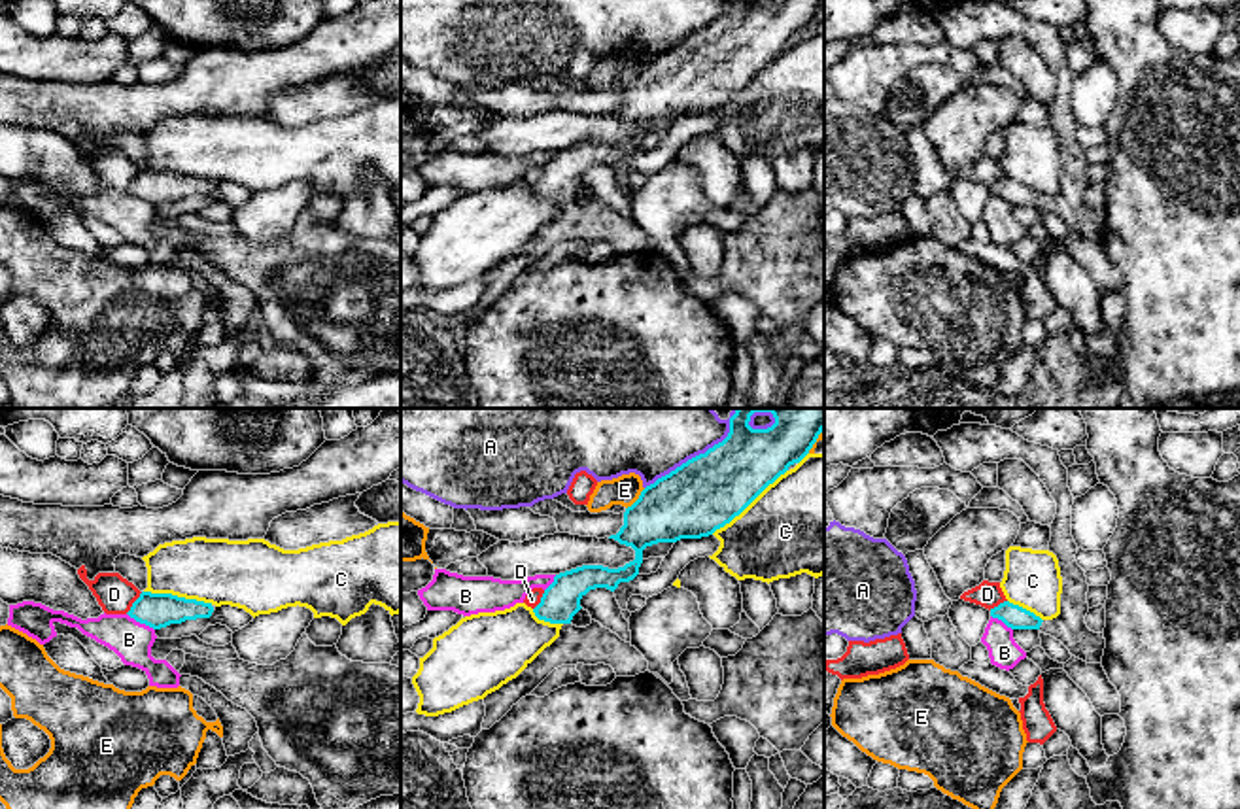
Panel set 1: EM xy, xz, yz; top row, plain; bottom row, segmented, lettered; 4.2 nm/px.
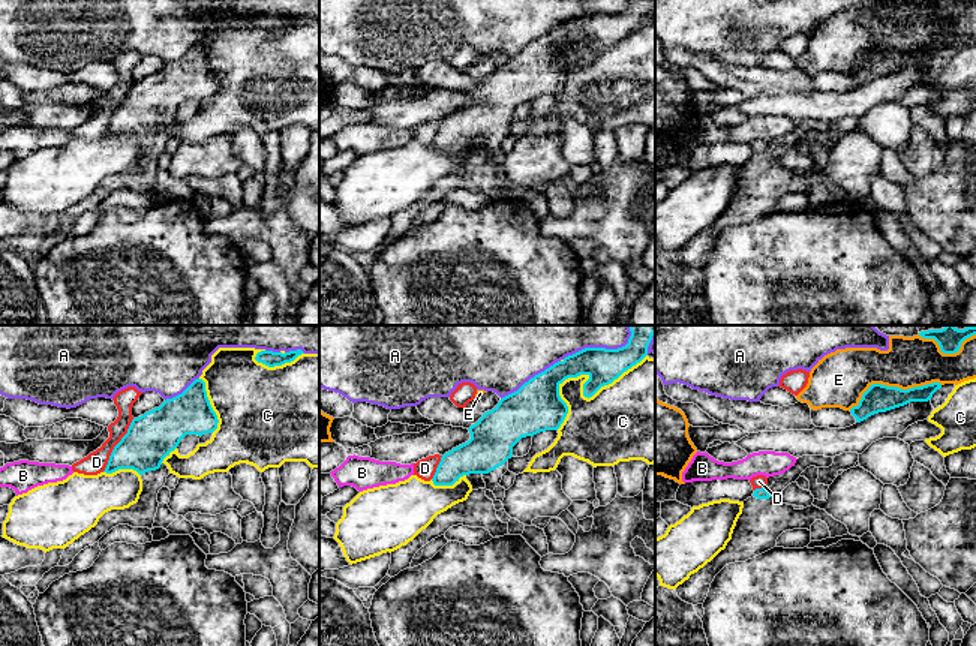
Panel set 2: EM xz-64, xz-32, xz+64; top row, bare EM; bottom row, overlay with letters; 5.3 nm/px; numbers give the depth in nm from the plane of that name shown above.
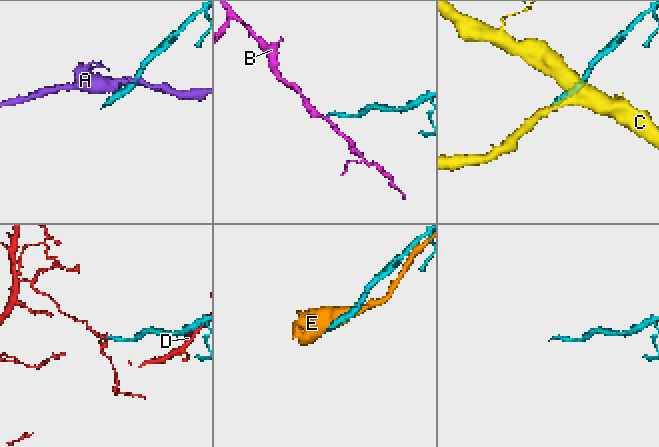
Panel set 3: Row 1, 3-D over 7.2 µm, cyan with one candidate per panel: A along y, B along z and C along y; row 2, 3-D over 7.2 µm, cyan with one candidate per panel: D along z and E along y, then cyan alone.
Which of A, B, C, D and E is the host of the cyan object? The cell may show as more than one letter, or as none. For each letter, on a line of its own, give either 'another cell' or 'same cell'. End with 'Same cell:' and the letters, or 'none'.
A: another cell
B: another cell
C: another cell
D: another cell
E: another cell
Same cell: none

